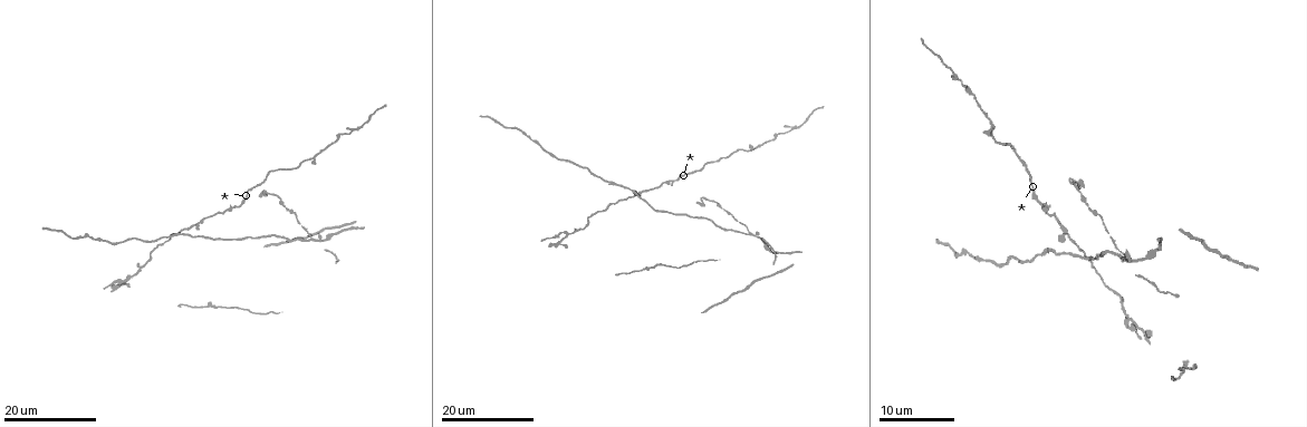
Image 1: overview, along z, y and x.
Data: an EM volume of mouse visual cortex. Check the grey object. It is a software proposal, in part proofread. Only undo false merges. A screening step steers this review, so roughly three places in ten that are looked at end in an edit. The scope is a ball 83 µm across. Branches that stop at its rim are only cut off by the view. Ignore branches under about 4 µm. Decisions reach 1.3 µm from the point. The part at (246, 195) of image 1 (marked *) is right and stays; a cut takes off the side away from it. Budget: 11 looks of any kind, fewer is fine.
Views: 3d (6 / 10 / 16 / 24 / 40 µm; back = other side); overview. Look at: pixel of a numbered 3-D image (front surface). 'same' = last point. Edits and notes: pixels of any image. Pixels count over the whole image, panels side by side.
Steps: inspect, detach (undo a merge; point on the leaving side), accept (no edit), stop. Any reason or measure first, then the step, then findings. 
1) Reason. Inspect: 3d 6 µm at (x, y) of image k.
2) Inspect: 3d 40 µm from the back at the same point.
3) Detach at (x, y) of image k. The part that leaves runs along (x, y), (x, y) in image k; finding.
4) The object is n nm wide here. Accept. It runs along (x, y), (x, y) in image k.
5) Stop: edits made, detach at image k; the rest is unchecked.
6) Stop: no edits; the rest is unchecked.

Three arms meet. Inspect: 3d 16 µm at (751, 231) of image 1.

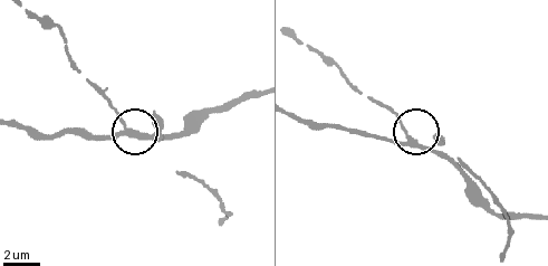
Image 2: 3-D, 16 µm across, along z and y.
Inspect: 3d 6 µm at (410, 137) of image 2.

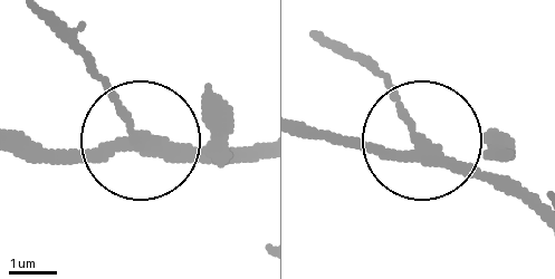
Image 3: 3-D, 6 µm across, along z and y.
3 arms meet here. Detach at (69, 155) of image 3. The part that leaves runs along (141, 141), (25, 152) in image 3; a second neuron is stuck on.

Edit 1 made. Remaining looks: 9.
Inspect: overview.

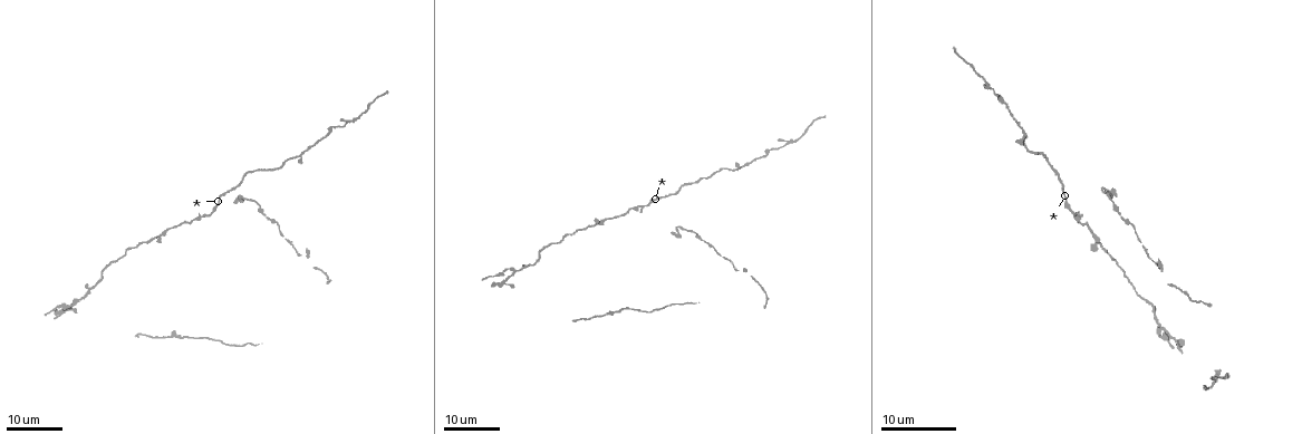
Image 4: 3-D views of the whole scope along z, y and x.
Inspect: 3d 24 µm at (993, 88) of image 4.

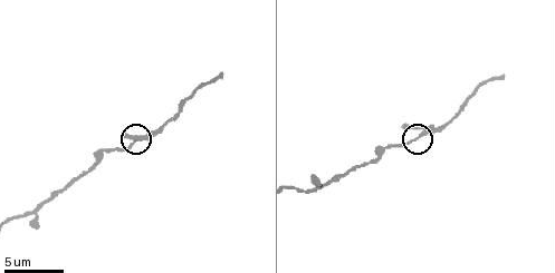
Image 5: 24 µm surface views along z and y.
Zoom in. Inspect: 3d 10 µm at (420, 137) of image 5.

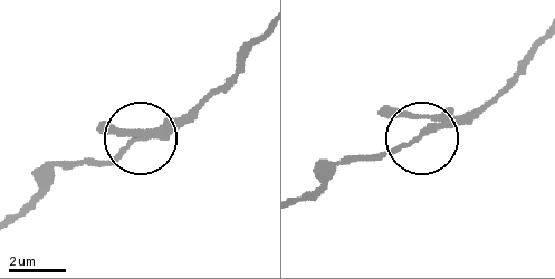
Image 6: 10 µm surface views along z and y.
Other side. Inspect: 3d 10 µm from the back at (422, 136) of image 6.

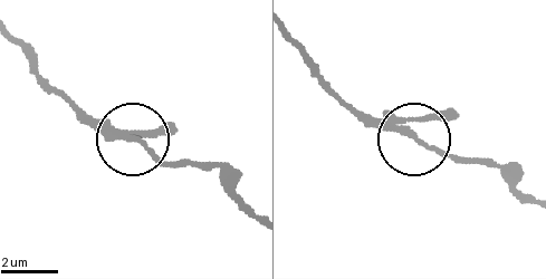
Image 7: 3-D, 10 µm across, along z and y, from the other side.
Accept. It runs along (535, 199), (489, 165), (382, 130), (362, 113) in image 7; one neuron here.

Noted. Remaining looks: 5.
Narrows sharply. Inspect: 3d 16 µm at (676, 224) of image 4.

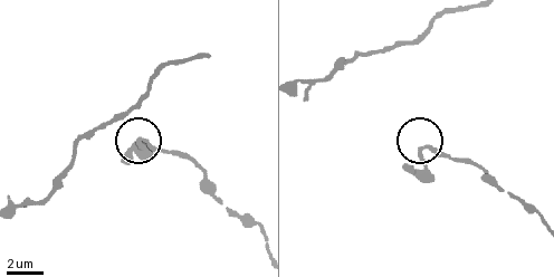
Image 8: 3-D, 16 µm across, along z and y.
Zoom in. Inspect: 3d 10 µm at (426, 146) of image 8.

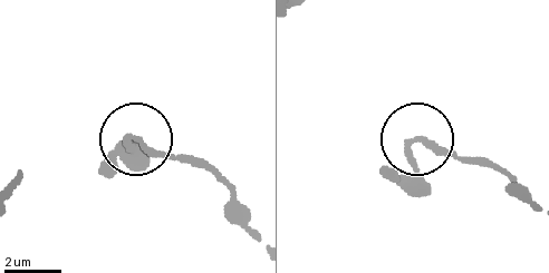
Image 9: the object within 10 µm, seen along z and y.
Accept. One neuron here.

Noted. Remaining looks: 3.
A fork. Inspect: 3d 24 µm at (514, 272) of image 4.

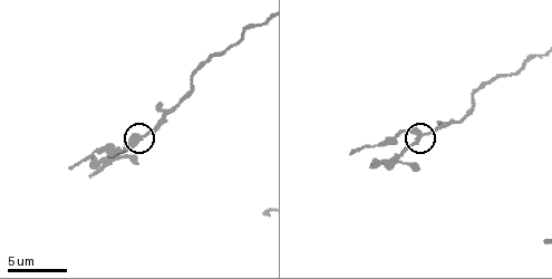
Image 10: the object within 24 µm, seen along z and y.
Closer look. Inspect: 3d 10 µm at (137, 140) of image 10.

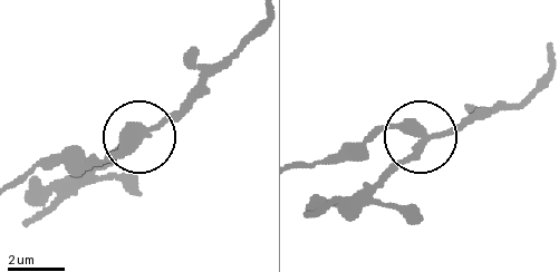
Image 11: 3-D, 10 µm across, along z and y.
Detach at (386, 126) of image 11. A second neuron is stuck on.

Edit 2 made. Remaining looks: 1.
Stop: edits made, detach at image 3, detach at image 11; the rest is unchecked.

